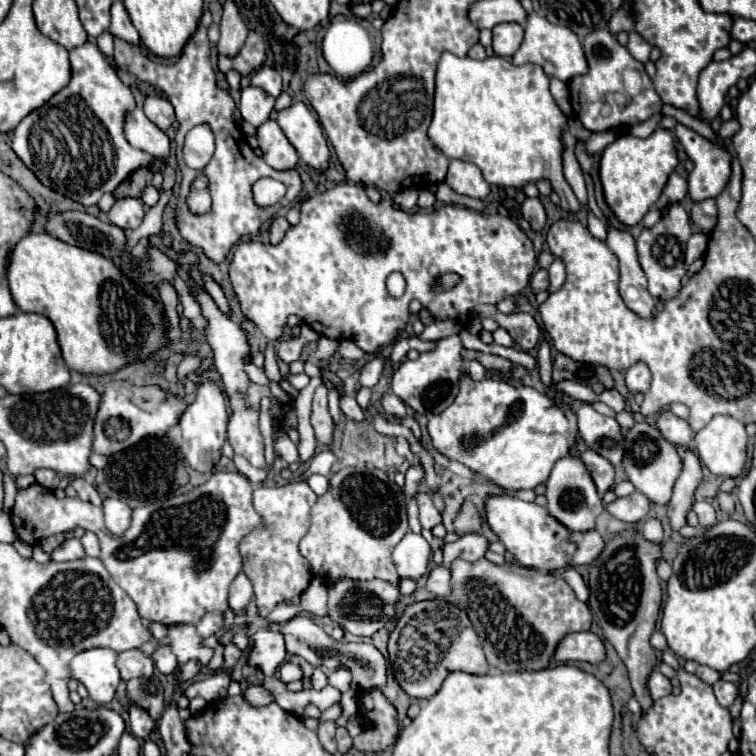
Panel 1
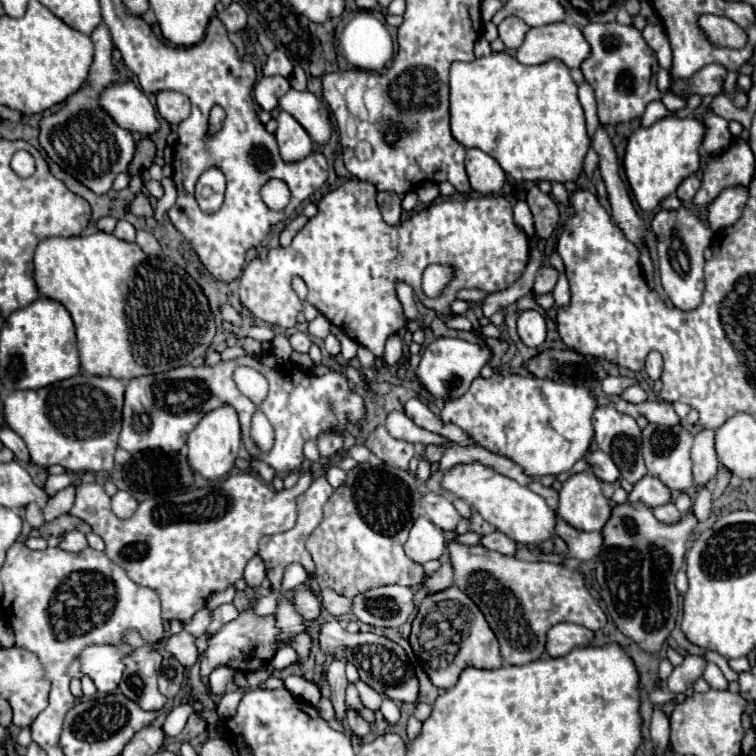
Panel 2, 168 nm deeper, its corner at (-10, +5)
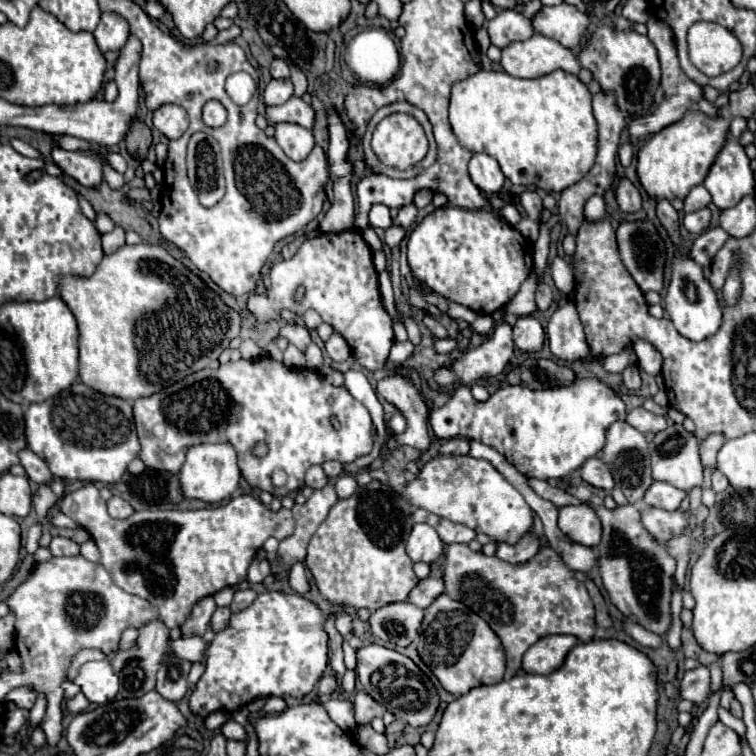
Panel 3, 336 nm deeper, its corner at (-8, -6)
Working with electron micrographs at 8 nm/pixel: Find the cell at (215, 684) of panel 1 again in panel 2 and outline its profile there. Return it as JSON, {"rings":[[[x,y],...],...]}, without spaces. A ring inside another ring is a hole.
{"rings":[[[192,702],[176,706],[176,708],[170,712],[170,716],[166,718],[166,722],[164,722],[164,732],[166,732],[168,736],[178,736],[178,734],[184,730],[184,726],[186,726],[188,712],[192,712]]]}

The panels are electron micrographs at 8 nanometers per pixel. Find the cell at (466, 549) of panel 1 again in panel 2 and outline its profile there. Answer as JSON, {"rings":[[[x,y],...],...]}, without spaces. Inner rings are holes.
{"rings":[[[492,532],[492,534],[486,534],[482,538],[482,546],[490,548],[490,550],[496,550],[500,554],[506,554],[506,556],[514,556],[516,554],[516,542],[512,538],[508,538],[506,534],[502,532]]]}

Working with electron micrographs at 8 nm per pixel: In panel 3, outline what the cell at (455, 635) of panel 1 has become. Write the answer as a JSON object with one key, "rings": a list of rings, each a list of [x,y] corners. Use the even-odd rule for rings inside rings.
{"rings":[[[442,593],[430,607],[424,609],[418,655],[438,677],[440,685],[456,697],[468,693],[472,687],[502,681],[506,669],[504,649],[496,633],[484,619],[480,619],[464,603],[450,599],[446,593]]]}

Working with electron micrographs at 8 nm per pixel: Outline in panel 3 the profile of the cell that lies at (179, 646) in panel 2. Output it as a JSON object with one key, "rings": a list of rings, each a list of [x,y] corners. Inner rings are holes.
{"rings":[[[180,637],[176,641],[172,641],[172,653],[178,655],[178,659],[186,659],[190,663],[200,663],[204,661],[204,651],[206,651],[206,643],[202,637]]]}

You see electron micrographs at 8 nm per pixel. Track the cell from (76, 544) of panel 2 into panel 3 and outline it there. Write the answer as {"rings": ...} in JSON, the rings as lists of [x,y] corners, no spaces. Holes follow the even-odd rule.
{"rings":[[[54,537],[50,543],[50,551],[54,557],[76,557],[80,555],[80,545],[66,537]]]}

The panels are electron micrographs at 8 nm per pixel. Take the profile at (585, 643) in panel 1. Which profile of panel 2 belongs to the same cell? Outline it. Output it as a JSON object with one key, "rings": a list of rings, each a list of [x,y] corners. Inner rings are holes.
{"rings":[[[570,622],[556,624],[556,626],[552,626],[552,628],[548,630],[548,634],[546,634],[546,652],[548,652],[552,658],[566,656],[572,648],[590,644],[592,636],[594,636],[594,632],[590,632],[590,630],[584,628],[584,626],[570,624]]]}

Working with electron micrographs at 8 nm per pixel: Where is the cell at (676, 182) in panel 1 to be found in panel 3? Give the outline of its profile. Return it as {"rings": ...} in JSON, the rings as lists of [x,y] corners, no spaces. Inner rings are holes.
{"rings":[[[696,185],[690,189],[688,197],[684,199],[684,211],[690,213],[690,211],[698,211],[702,207],[706,207],[710,203],[710,193],[706,191],[704,185]]]}

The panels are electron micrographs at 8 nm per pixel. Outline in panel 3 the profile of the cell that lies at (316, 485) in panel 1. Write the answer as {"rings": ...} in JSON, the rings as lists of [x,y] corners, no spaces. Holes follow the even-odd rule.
{"rings":[[[342,473],[338,479],[336,479],[336,493],[338,493],[338,497],[340,499],[346,499],[346,497],[350,497],[352,493],[354,493],[354,489],[358,487],[356,485],[356,481],[354,481],[354,477],[352,475],[348,475],[348,473]]]}

